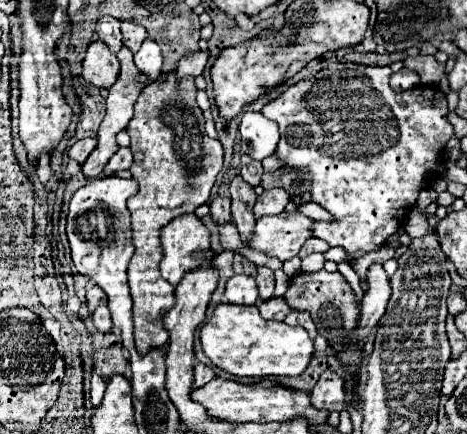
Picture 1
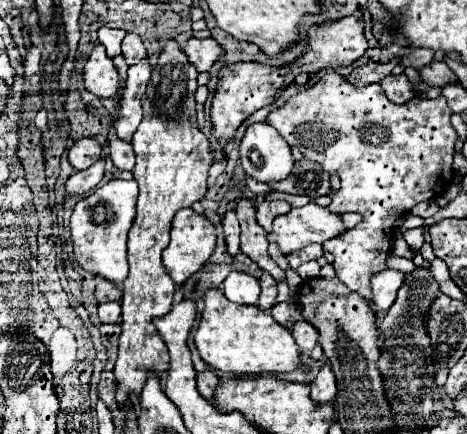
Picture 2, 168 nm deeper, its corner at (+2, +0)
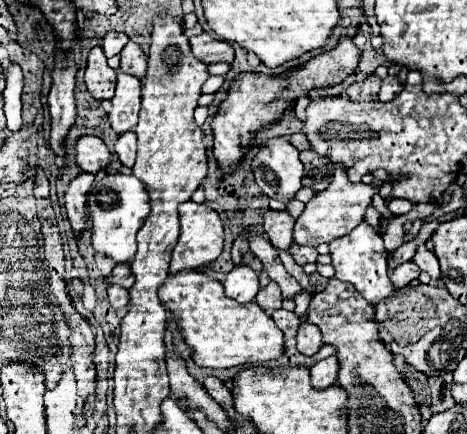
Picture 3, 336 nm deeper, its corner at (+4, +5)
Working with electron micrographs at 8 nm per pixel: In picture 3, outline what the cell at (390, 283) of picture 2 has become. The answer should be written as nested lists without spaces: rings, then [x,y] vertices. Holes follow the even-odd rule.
[[[405,262],[405,264],[401,264],[401,266],[397,266],[395,270],[389,272],[391,282],[393,282],[395,288],[407,286],[411,280],[419,278],[419,274],[421,274],[421,270],[415,266],[415,262]]]

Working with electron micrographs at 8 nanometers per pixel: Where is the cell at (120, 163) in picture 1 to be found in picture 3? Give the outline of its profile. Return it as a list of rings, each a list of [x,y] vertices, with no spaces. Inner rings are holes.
[[[125,132],[119,136],[119,140],[115,142],[115,154],[121,160],[121,164],[125,166],[133,166],[135,164],[135,132]]]

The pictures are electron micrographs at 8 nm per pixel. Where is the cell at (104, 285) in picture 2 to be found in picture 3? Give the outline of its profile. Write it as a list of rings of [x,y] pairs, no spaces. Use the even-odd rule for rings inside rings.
[[[117,264],[113,274],[107,278],[107,284],[119,284],[127,290],[133,286],[133,282],[135,282],[135,278],[133,278],[133,272],[131,272],[129,264]]]

